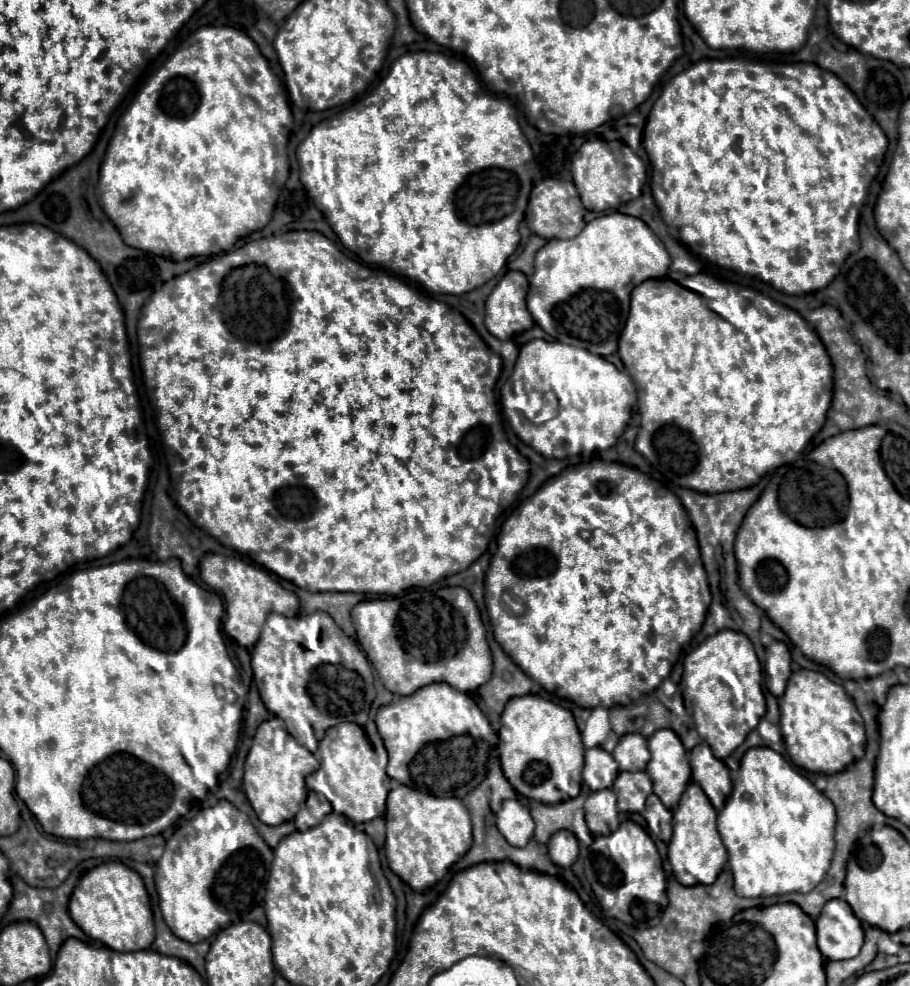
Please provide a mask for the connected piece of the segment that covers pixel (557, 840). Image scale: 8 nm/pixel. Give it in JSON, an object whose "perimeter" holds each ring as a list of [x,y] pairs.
{"perimeter":[[[557,831],[549,843],[547,843],[547,849],[549,849],[549,857],[555,865],[559,867],[571,867],[577,859],[577,853],[579,853],[579,847],[577,847],[577,839],[571,831]]]}

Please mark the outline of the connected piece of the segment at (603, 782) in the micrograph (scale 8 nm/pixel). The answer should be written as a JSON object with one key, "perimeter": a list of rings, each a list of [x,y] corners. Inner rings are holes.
{"perimeter":[[[601,747],[587,749],[584,755],[583,782],[591,791],[609,789],[619,775],[619,765],[611,753]]]}

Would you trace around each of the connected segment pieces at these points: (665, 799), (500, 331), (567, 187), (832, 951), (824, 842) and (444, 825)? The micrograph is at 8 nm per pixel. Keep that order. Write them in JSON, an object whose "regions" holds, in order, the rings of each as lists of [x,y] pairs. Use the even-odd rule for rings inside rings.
{"regions":[[[[659,729],[649,737],[649,753],[651,761],[647,765],[647,775],[653,781],[653,793],[667,809],[675,811],[681,793],[691,781],[687,751],[675,731]]],[[[507,271],[485,301],[485,327],[500,340],[513,338],[535,325],[525,305],[527,277],[521,271]]],[[[545,178],[537,183],[529,197],[529,207],[525,213],[525,221],[529,229],[545,239],[571,239],[581,233],[585,227],[583,221],[585,209],[579,201],[577,189],[573,182],[563,179]]],[[[845,899],[825,903],[817,923],[817,947],[829,961],[853,959],[863,945],[863,927]]],[[[753,747],[741,759],[733,795],[719,811],[717,827],[729,851],[739,897],[809,893],[827,873],[835,841],[835,807],[791,763],[769,747]]],[[[397,787],[389,793],[387,797],[387,813],[385,813],[385,821],[387,821],[387,841],[385,841],[385,853],[387,853],[387,861],[389,867],[395,875],[399,875],[413,891],[425,891],[427,887],[433,887],[437,881],[441,881],[445,877],[445,873],[449,871],[449,867],[453,863],[457,863],[465,851],[469,851],[471,843],[473,843],[473,835],[471,835],[471,817],[463,805],[461,799],[453,799],[453,797],[433,797],[421,791],[415,791],[411,787]]]]}

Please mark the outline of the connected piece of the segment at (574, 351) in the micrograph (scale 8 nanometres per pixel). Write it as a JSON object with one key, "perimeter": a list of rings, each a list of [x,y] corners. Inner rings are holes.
{"perimeter":[[[533,339],[520,347],[513,373],[501,387],[505,419],[519,419],[509,421],[515,433],[547,459],[563,459],[613,447],[631,419],[635,401],[637,393],[631,377],[621,373],[613,363],[581,347],[545,339]],[[545,391],[557,393],[559,413],[547,423],[533,423],[531,419],[543,407]]]}

